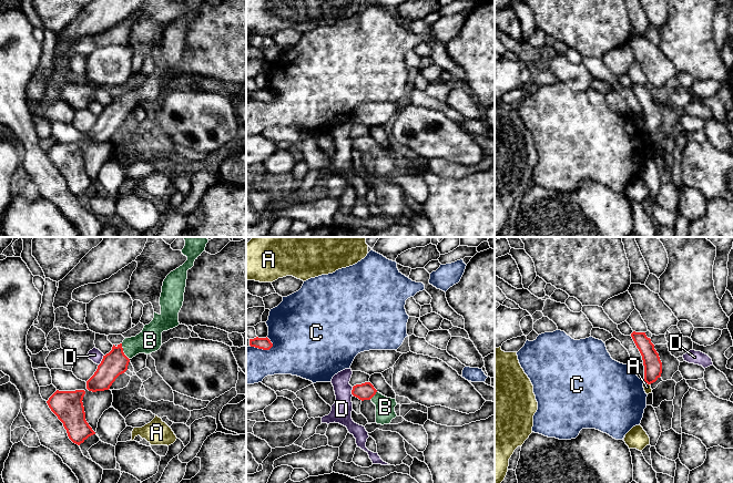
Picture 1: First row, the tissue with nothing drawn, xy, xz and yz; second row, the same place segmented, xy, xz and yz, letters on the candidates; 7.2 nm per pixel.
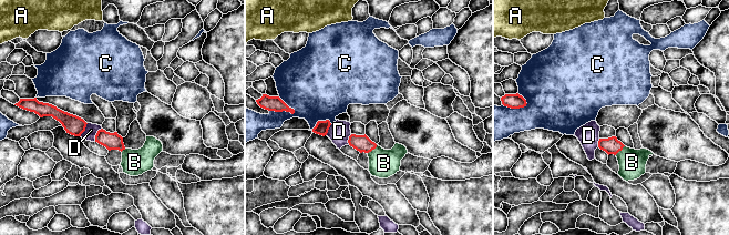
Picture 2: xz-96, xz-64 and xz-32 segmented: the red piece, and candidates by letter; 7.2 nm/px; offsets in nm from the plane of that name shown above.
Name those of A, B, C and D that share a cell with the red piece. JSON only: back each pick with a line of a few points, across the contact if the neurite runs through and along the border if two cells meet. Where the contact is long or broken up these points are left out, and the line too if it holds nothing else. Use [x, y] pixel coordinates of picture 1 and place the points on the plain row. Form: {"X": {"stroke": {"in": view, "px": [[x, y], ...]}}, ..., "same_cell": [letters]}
{"B": {"stroke": {"in": "xy", "px": [[115, 114], [122, 103], [150, 92]]}}, "same_cell": ["B"]}

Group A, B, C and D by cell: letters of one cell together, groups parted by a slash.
A / B / C / D

